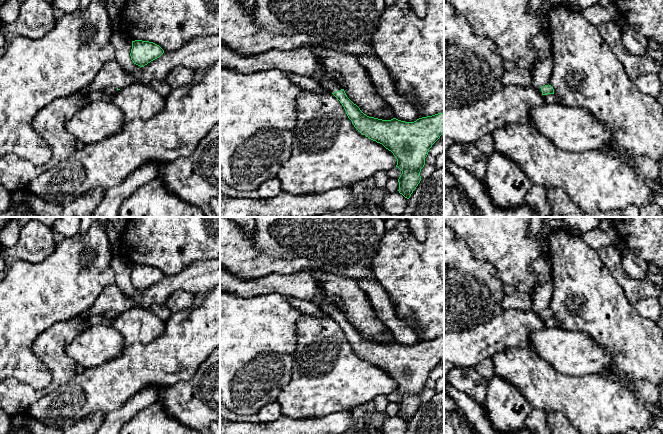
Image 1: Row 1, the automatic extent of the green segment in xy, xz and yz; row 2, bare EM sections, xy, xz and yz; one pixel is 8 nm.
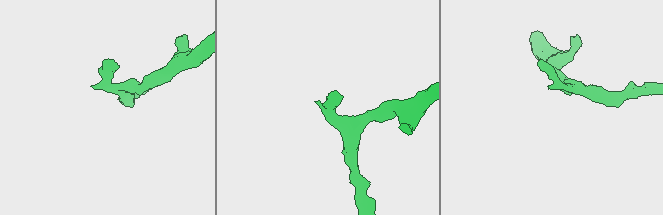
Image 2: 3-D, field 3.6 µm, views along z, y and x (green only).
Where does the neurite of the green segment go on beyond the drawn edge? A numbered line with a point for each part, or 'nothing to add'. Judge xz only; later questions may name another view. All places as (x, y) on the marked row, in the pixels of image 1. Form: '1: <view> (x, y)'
1: xz (331, 86)

